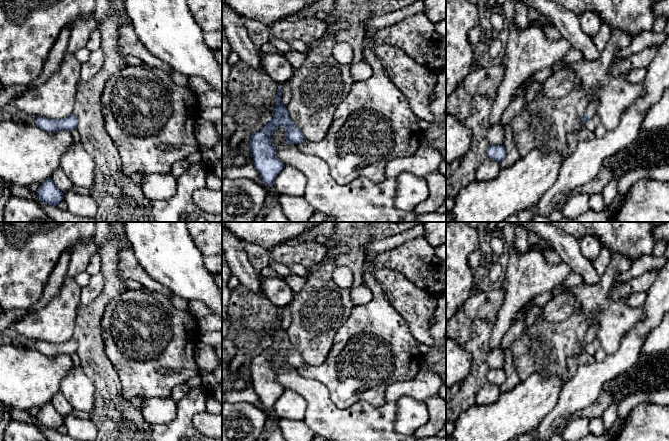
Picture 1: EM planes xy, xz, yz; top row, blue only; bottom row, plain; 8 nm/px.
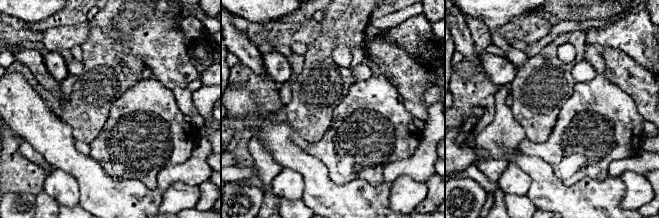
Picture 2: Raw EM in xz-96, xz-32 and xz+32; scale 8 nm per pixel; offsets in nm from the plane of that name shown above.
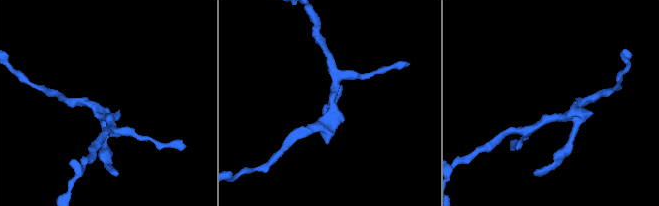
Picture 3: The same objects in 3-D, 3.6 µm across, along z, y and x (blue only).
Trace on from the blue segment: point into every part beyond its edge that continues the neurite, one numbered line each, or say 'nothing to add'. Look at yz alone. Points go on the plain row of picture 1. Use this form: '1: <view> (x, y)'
1: yz (591, 333)

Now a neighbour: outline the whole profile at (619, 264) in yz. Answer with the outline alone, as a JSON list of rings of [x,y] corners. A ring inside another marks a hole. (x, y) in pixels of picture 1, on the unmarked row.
[[[618,253],[611,259],[599,285],[566,287],[562,282],[552,289],[554,297],[562,293],[575,296],[577,308],[591,316],[590,327],[597,327],[595,339],[607,355],[619,349],[622,338],[644,317],[642,306],[631,308],[625,302],[609,296],[613,280],[628,271],[632,263],[631,259]]]

